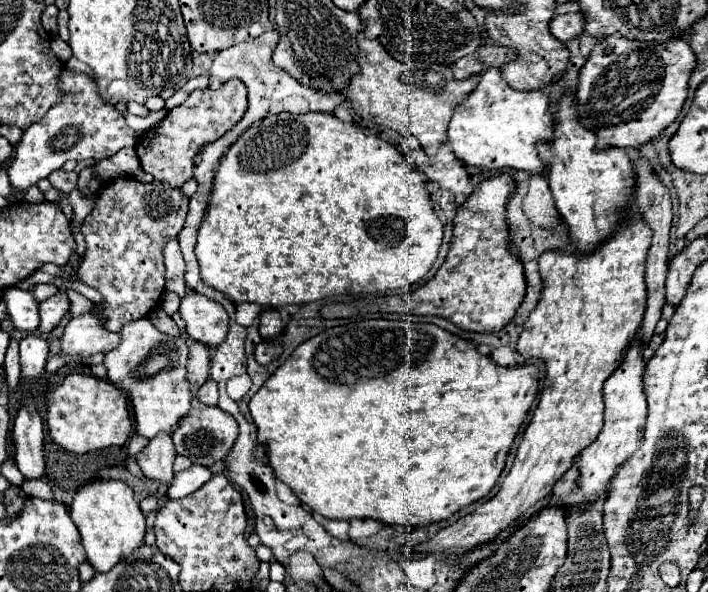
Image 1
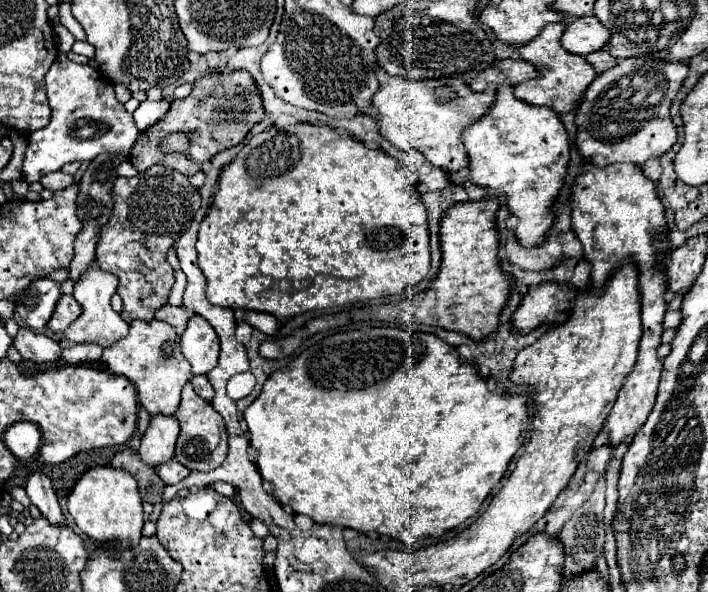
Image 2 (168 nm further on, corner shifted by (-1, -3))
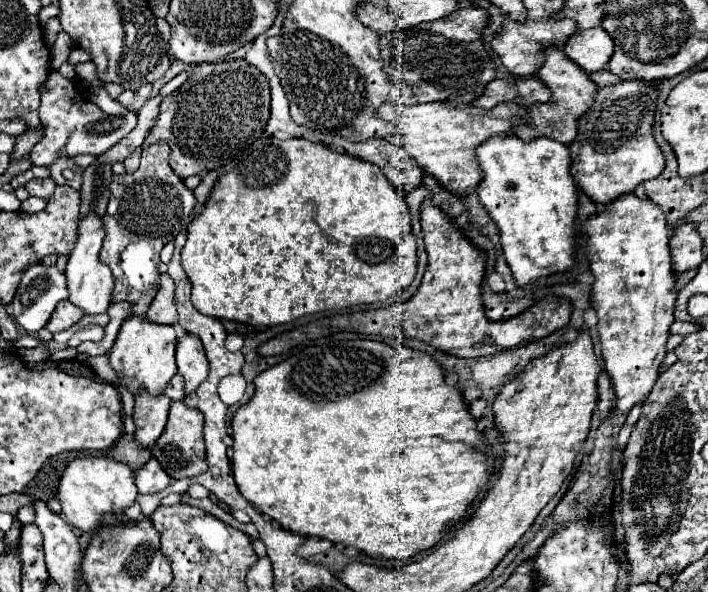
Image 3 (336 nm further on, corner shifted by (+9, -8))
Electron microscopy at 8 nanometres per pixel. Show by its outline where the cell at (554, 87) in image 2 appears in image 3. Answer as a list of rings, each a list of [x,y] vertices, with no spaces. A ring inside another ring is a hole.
[[[550,47],[546,51],[546,61],[544,67],[538,71],[540,81],[552,89],[552,99],[544,105],[532,105],[528,109],[528,117],[532,127],[520,127],[520,137],[522,141],[534,141],[538,137],[550,137],[554,141],[560,141],[564,145],[574,143],[576,133],[578,133],[578,119],[586,113],[586,109],[592,107],[594,97],[598,93],[598,87],[594,81],[590,81],[588,73],[582,73],[574,61],[570,61],[562,49]]]

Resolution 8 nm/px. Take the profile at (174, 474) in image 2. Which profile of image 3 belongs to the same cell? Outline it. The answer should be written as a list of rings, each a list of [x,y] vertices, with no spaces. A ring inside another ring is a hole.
[[[150,459],[136,471],[136,485],[140,493],[158,493],[170,483],[170,477],[162,471],[156,459]]]

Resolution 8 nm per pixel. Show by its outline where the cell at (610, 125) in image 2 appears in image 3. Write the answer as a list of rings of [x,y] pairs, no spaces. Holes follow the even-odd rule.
[[[626,81],[602,87],[594,105],[578,121],[578,137],[570,145],[572,177],[578,187],[600,205],[632,193],[642,181],[654,179],[664,169],[664,155],[654,137],[654,109],[658,91],[642,81]]]

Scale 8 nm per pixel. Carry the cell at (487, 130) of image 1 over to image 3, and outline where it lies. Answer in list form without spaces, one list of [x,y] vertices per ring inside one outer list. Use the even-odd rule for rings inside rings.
[[[510,135],[510,137],[490,137],[490,141],[480,145],[476,153],[478,153],[482,173],[484,173],[484,179],[478,185],[476,193],[480,195],[480,201],[486,207],[488,215],[498,225],[502,251],[504,251],[508,267],[512,269],[516,285],[524,287],[540,277],[570,271],[576,265],[574,221],[578,215],[578,185],[570,175],[568,147],[554,139],[542,137],[530,143],[524,143],[516,135]]]

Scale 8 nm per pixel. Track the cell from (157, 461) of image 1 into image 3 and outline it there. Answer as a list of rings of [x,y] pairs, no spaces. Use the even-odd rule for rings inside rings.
[[[144,389],[138,391],[136,403],[134,403],[134,425],[136,425],[136,441],[142,447],[152,449],[154,441],[162,435],[162,429],[168,419],[170,399],[166,395],[150,395]]]

